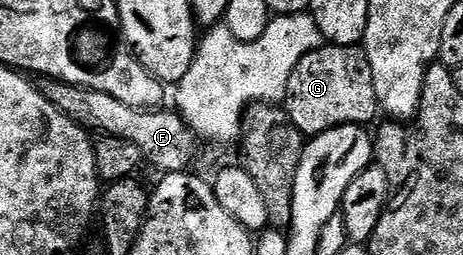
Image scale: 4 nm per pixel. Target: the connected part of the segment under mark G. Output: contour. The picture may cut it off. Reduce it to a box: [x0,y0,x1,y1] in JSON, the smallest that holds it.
[284,45,380,137]

